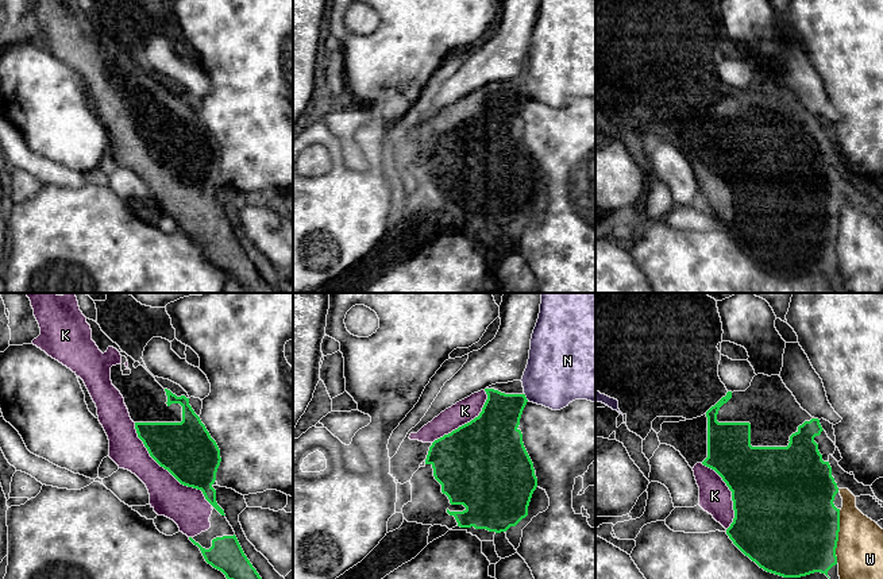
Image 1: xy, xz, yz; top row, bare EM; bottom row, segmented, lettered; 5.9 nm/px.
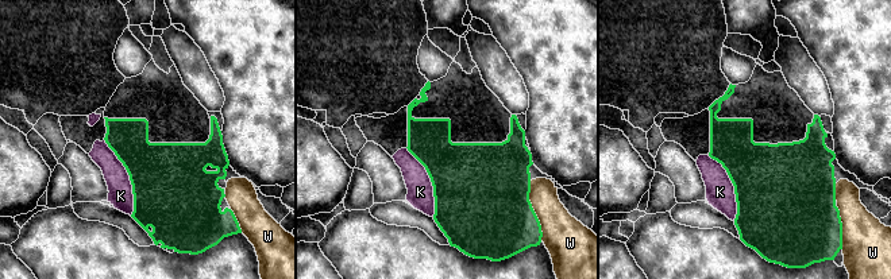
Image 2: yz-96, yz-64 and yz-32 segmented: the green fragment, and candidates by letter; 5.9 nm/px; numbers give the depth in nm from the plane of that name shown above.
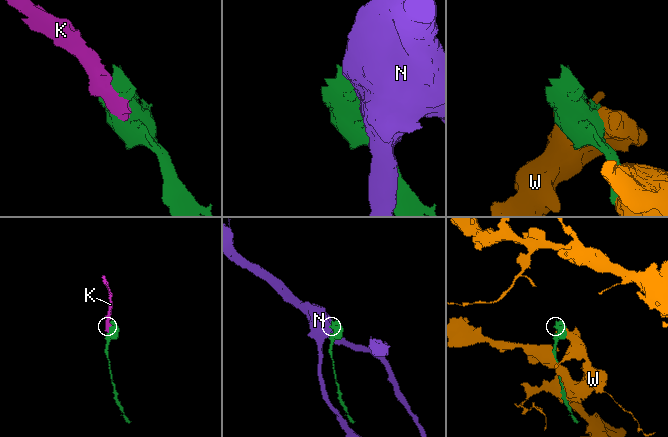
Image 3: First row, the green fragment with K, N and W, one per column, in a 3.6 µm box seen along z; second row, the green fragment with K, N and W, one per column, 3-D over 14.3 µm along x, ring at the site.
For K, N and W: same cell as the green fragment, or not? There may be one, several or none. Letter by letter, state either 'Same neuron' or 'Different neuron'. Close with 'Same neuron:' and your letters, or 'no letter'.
K: Same neuron
N: Different neuron
W: Different neuron
Same neuron: K

